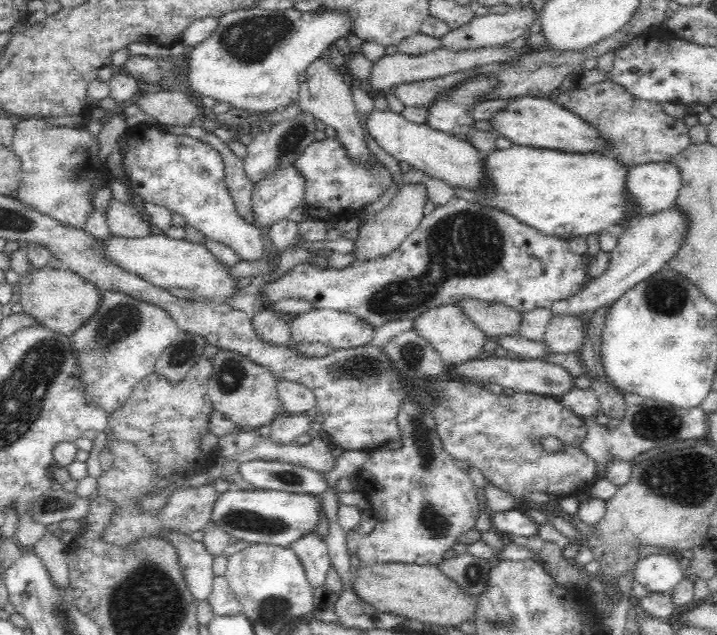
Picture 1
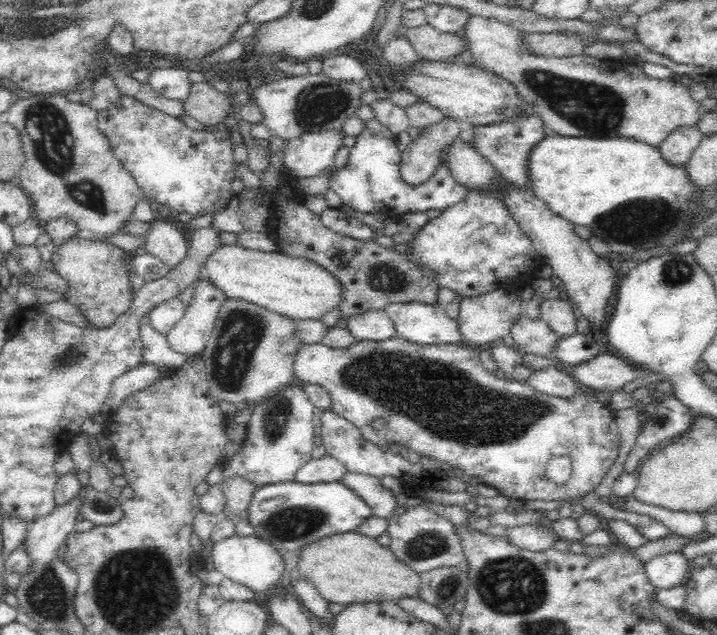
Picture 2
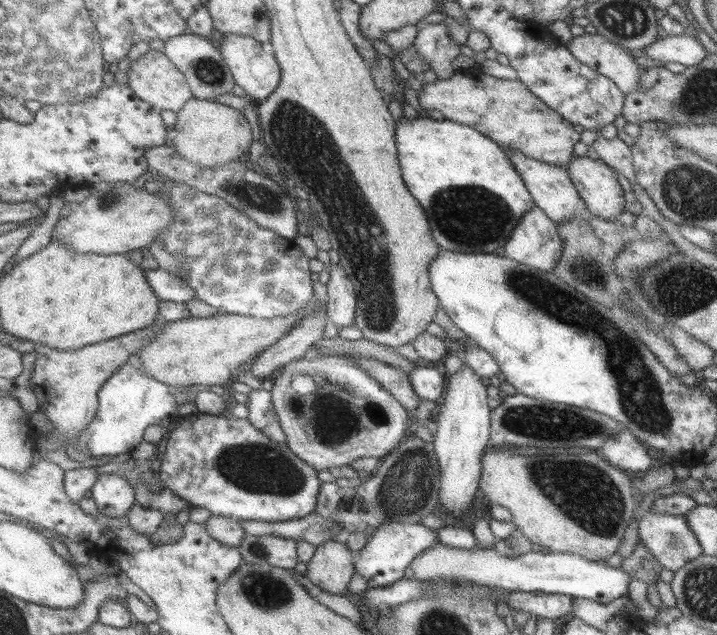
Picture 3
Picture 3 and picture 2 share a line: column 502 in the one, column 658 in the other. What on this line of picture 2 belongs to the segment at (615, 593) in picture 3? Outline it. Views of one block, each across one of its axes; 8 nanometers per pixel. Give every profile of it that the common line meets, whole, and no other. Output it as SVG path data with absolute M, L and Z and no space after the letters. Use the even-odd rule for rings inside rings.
M670 552L654 556L645 565L650 584L656 589L666 590L684 584L689 560L681 552Z

